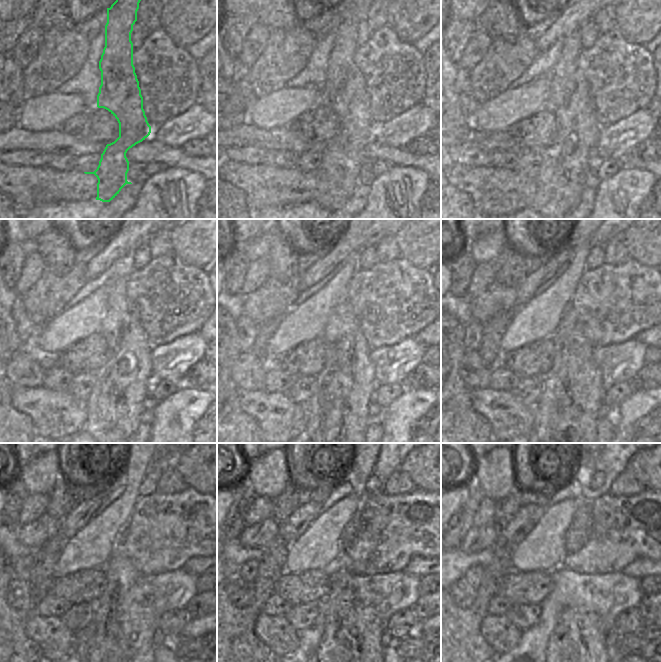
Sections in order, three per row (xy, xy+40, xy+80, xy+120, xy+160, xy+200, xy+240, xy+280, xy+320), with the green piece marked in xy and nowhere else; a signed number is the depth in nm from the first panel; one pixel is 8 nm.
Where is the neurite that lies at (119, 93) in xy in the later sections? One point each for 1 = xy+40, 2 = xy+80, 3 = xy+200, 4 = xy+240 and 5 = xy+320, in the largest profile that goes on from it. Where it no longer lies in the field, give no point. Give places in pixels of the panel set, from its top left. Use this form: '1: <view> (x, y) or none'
1: xy+40 (344, 91)
2: xy+80 (560, 180)
3: xy+200 (565, 416)
4: xy+240 (125, 621)
5: xy+320 (577, 646)

